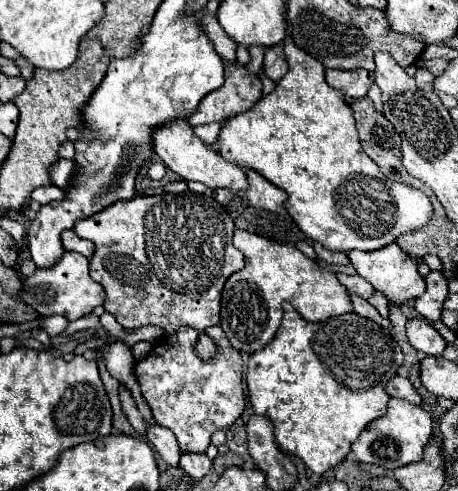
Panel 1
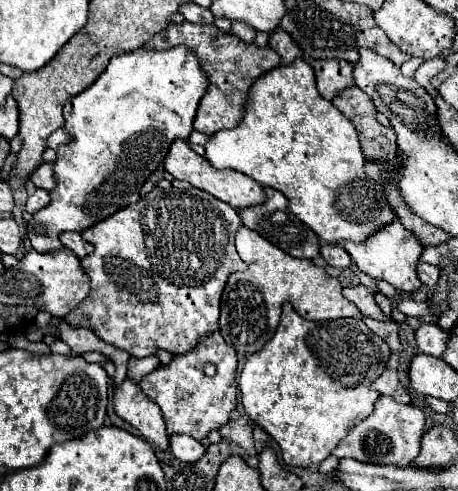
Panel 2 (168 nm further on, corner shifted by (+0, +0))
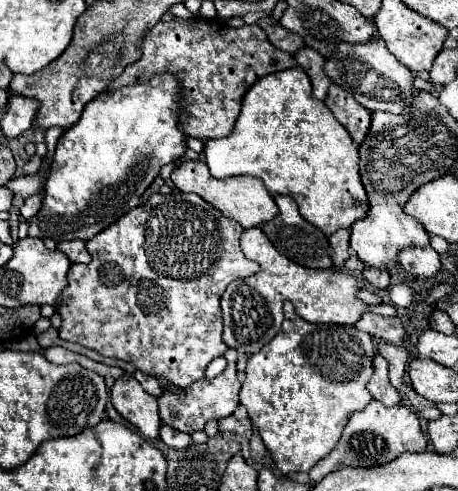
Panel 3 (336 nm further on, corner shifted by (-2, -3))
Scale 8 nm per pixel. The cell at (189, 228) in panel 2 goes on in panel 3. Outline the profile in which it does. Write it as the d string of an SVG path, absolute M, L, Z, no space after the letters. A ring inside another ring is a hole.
M172 193L166 197L166 203L162 205L140 205L136 209L132 209L130 213L126 213L124 217L120 217L114 225L110 225L108 229L104 229L102 233L98 233L96 237L92 237L90 241L86 241L86 249L92 255L92 261L88 265L72 265L68 269L68 289L64 289L58 297L56 303L56 313L60 313L62 317L62 327L60 327L60 337L66 341L74 341L80 343L88 349L98 351L104 357L116 357L128 363L134 363L136 369L140 369L142 373L148 373L152 377L164 377L168 383L176 385L176 387L190 387L194 381L204 377L206 365L216 359L222 357L228 349L228 345L222 341L222 315L220 315L220 297L226 291L226 287L236 281L236 279L246 279L254 273L258 273L260 265L256 261L250 261L244 257L242 249L240 249L240 235L244 233L242 225L234 223L232 219L222 217L222 213L218 209L214 209L210 203L206 203L202 197L194 195L194 193ZM146 227L148 227L148 257L146 257Z

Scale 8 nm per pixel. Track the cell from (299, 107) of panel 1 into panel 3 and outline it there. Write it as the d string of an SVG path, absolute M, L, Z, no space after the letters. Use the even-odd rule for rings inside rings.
M300 67L276 71L258 79L242 99L242 111L234 131L228 137L204 143L204 161L216 179L254 175L264 181L272 195L290 195L298 203L300 215L326 235L352 227L354 221L366 217L368 213L368 199L358 173L358 145L336 121L324 101L312 97L310 79Z

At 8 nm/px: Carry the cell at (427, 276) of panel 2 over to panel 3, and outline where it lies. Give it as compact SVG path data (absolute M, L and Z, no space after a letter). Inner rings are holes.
M406 247L398 253L398 261L416 277L432 277L440 269L440 257L432 247Z

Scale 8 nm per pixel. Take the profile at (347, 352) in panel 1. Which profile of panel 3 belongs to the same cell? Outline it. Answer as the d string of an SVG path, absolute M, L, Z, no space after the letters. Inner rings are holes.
M290 301L284 303L284 323L278 335L248 359L246 379L240 389L240 403L248 409L252 423L272 453L276 467L288 475L292 471L310 471L318 459L326 457L338 443L346 419L354 411L362 411L372 395L366 383L372 377L372 359L376 355L374 341L368 333L352 325L314 325L300 319Z

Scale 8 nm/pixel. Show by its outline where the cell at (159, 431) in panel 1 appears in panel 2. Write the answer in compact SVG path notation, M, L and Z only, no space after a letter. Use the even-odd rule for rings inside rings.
M128 378L114 394L114 410L116 414L140 430L140 434L158 446L160 450L168 450L168 432L164 426L164 418L156 402L146 398L136 382Z

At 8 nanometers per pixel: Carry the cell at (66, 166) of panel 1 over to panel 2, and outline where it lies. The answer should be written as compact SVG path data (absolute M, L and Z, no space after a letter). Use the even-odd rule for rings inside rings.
M42 162L38 170L34 170L34 174L30 176L30 180L44 190L54 190L56 188L56 178L54 178L54 164L50 162Z

